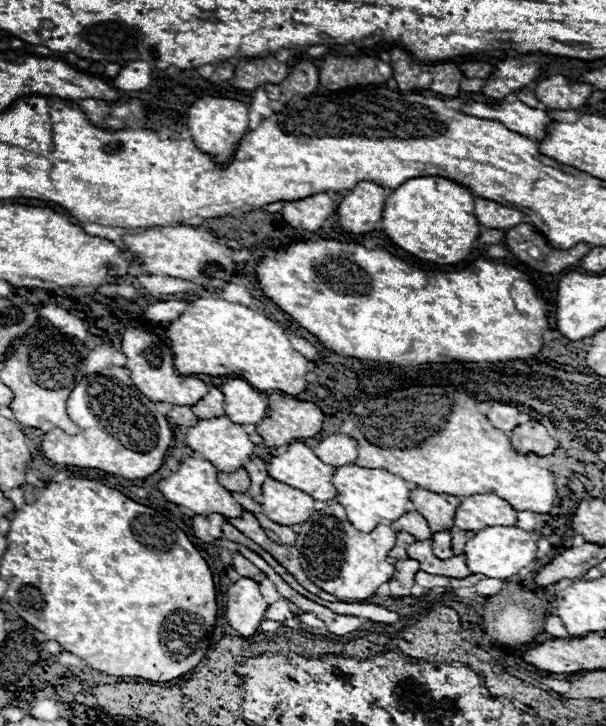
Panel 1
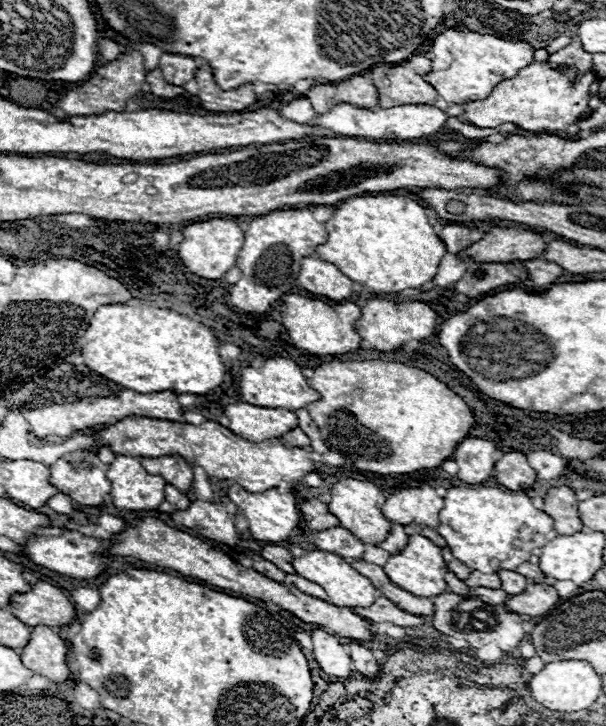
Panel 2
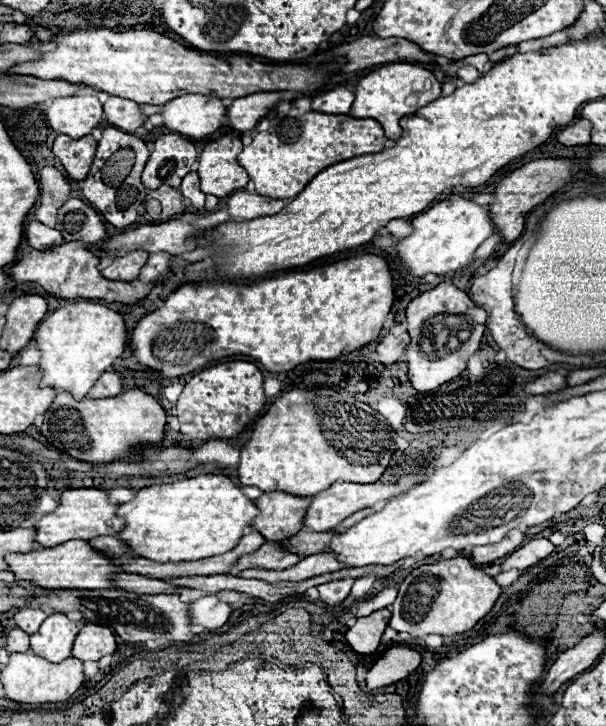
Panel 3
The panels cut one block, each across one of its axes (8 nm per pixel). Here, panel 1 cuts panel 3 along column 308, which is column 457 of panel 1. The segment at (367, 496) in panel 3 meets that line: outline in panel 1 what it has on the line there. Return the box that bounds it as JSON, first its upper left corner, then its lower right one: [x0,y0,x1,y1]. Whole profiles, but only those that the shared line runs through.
[454,494,516,530]

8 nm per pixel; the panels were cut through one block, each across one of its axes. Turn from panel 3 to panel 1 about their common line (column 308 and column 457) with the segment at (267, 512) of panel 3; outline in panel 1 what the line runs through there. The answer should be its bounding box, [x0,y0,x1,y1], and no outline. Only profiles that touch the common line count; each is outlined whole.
[410,488,460,532]

